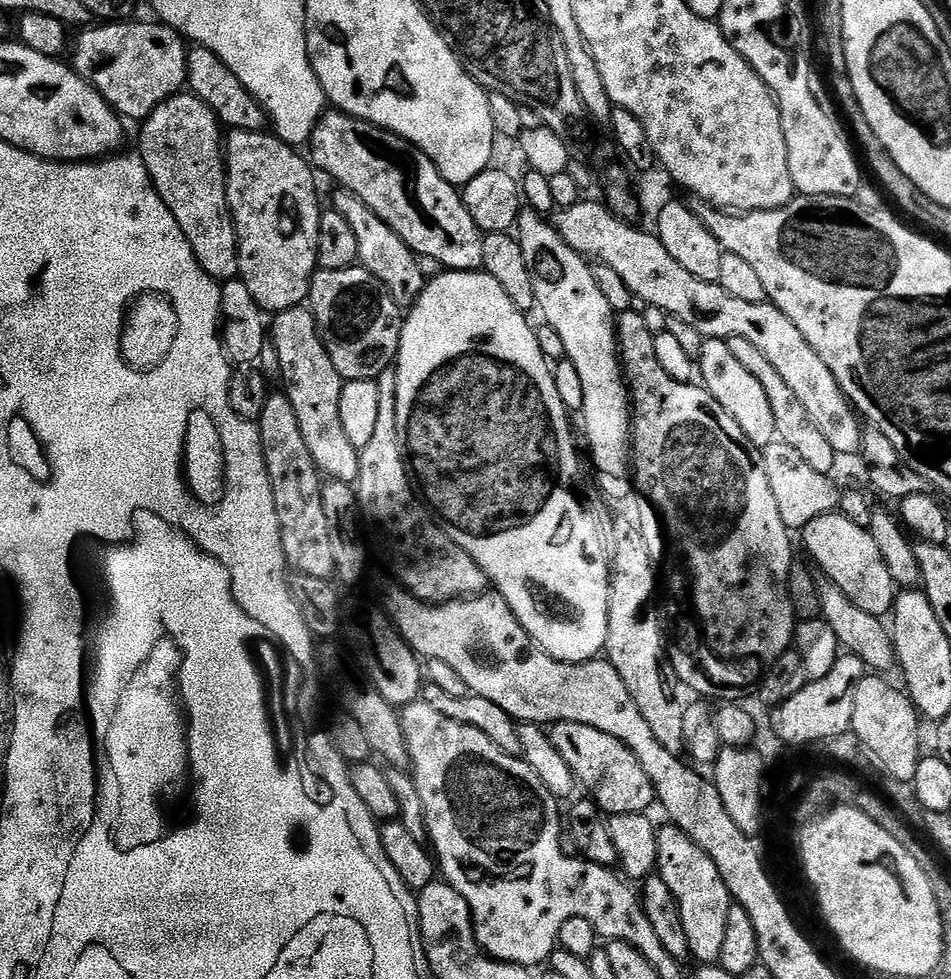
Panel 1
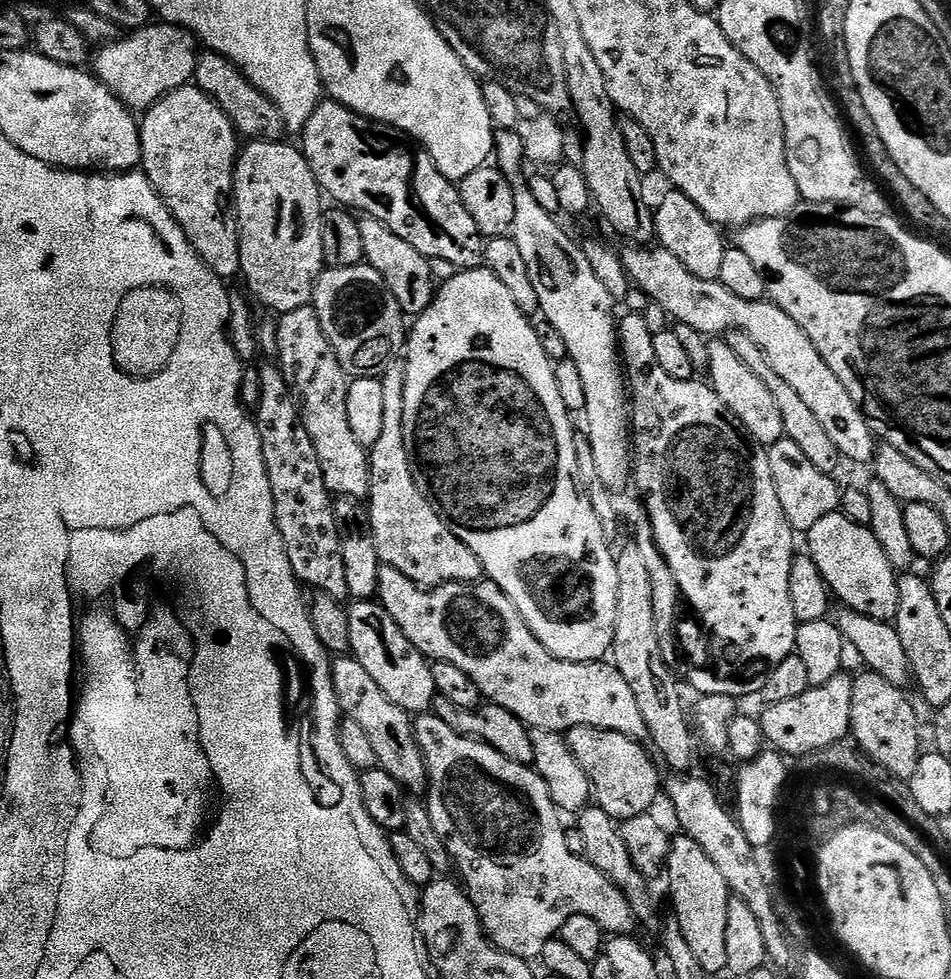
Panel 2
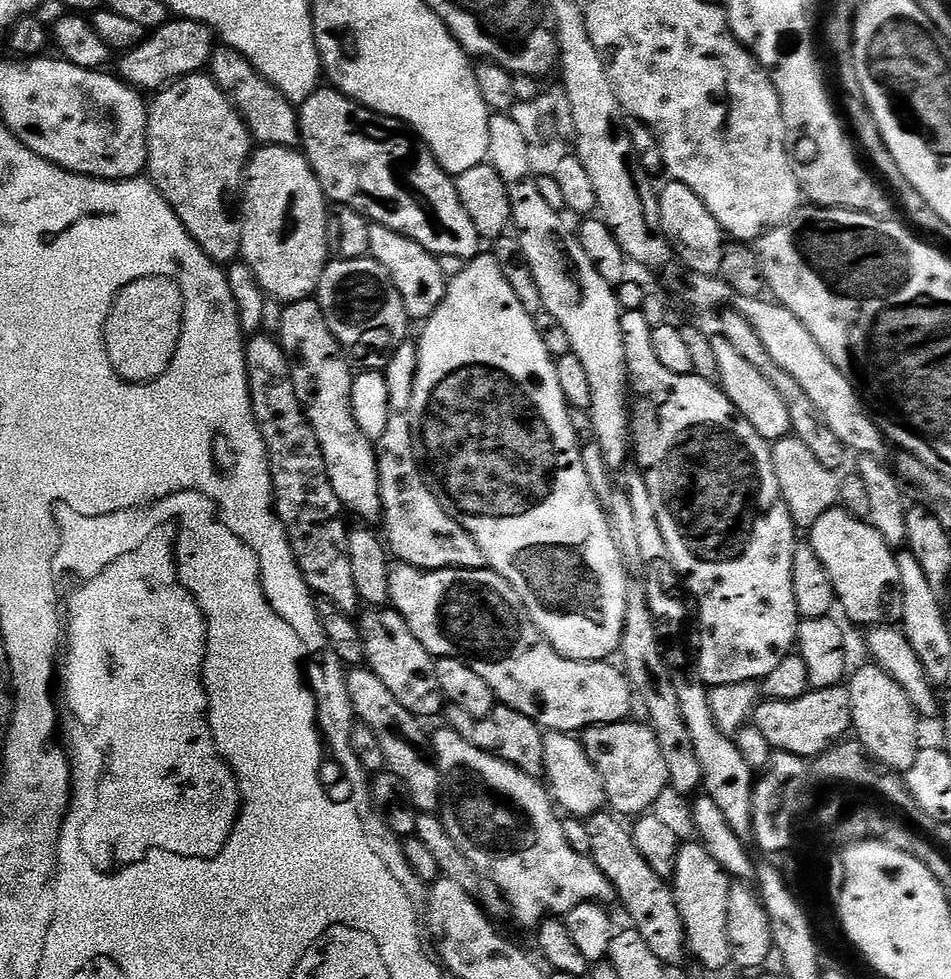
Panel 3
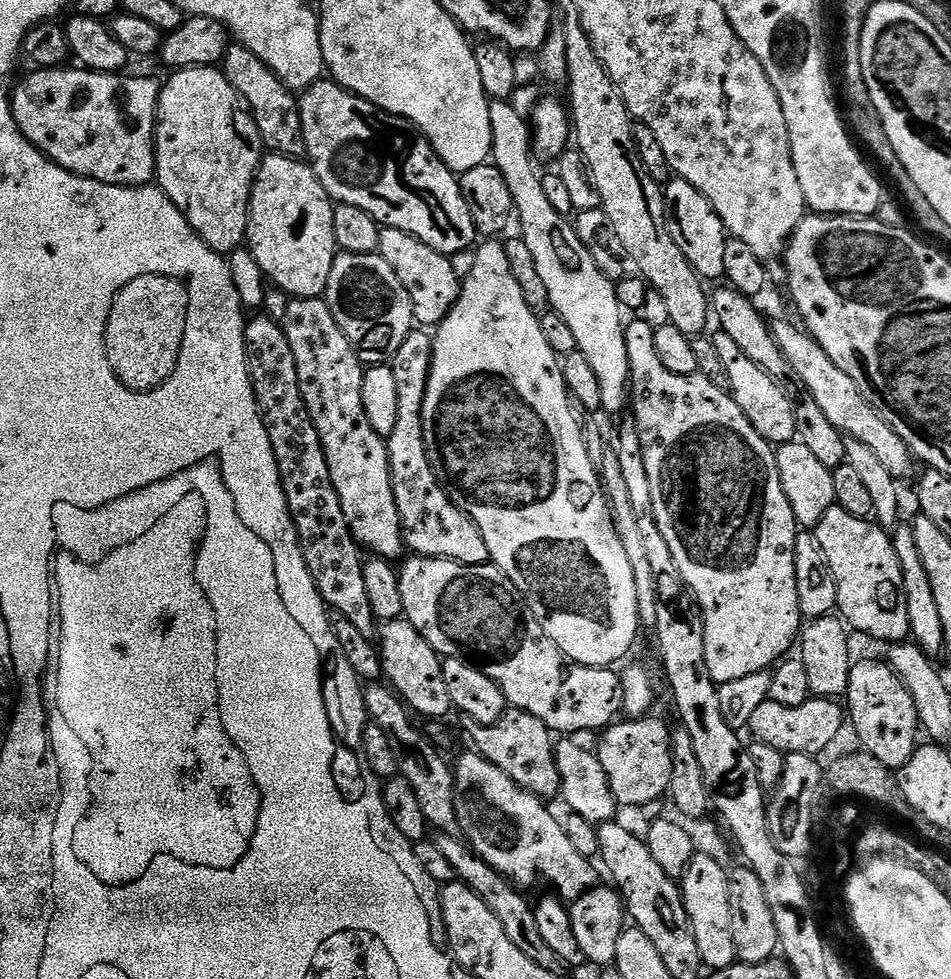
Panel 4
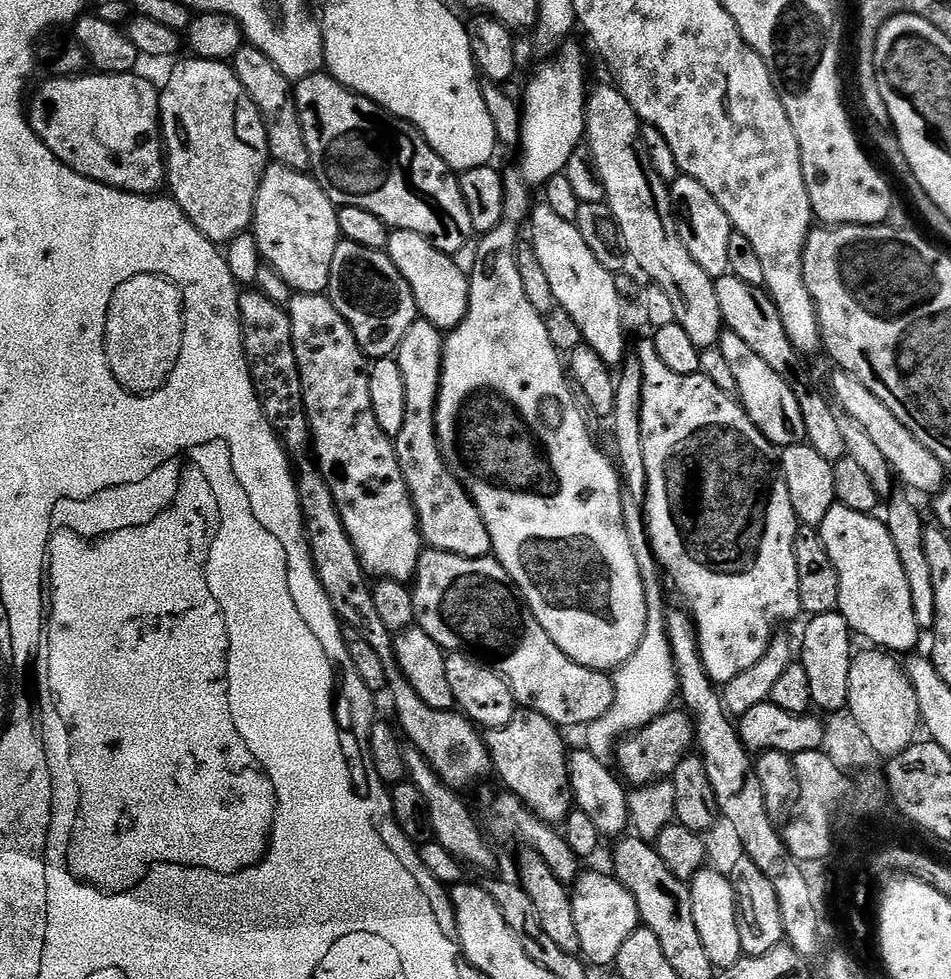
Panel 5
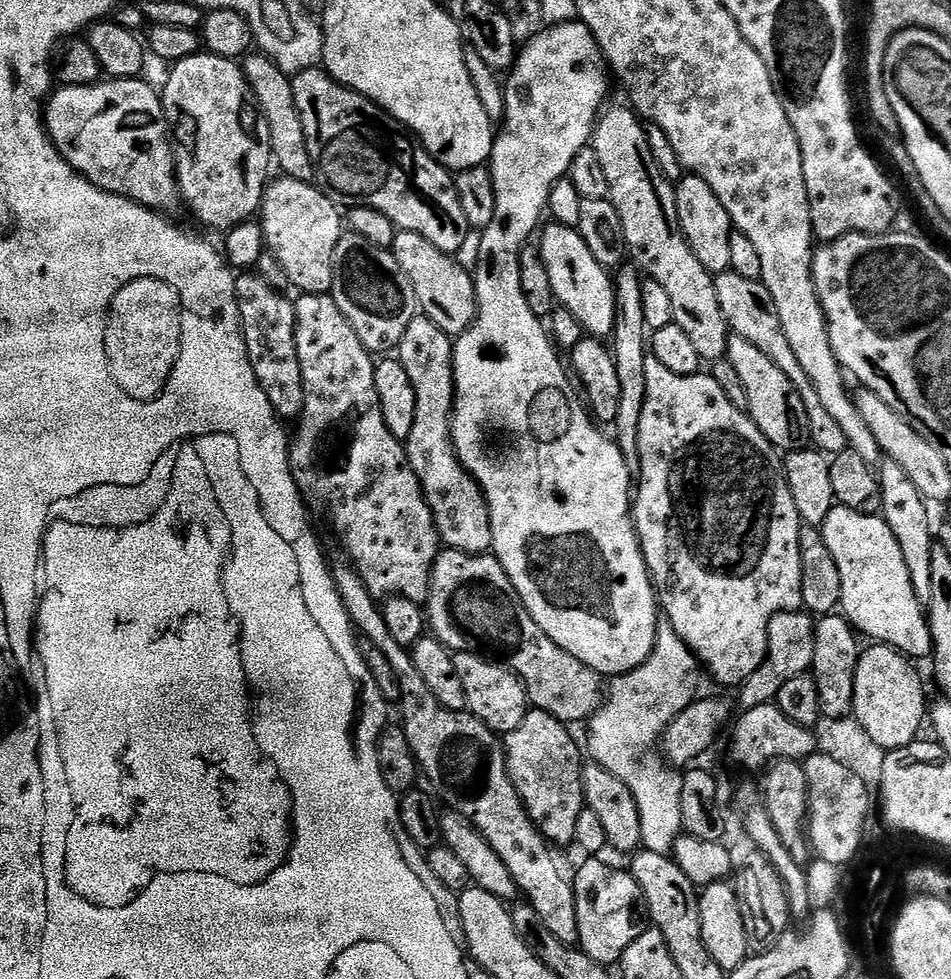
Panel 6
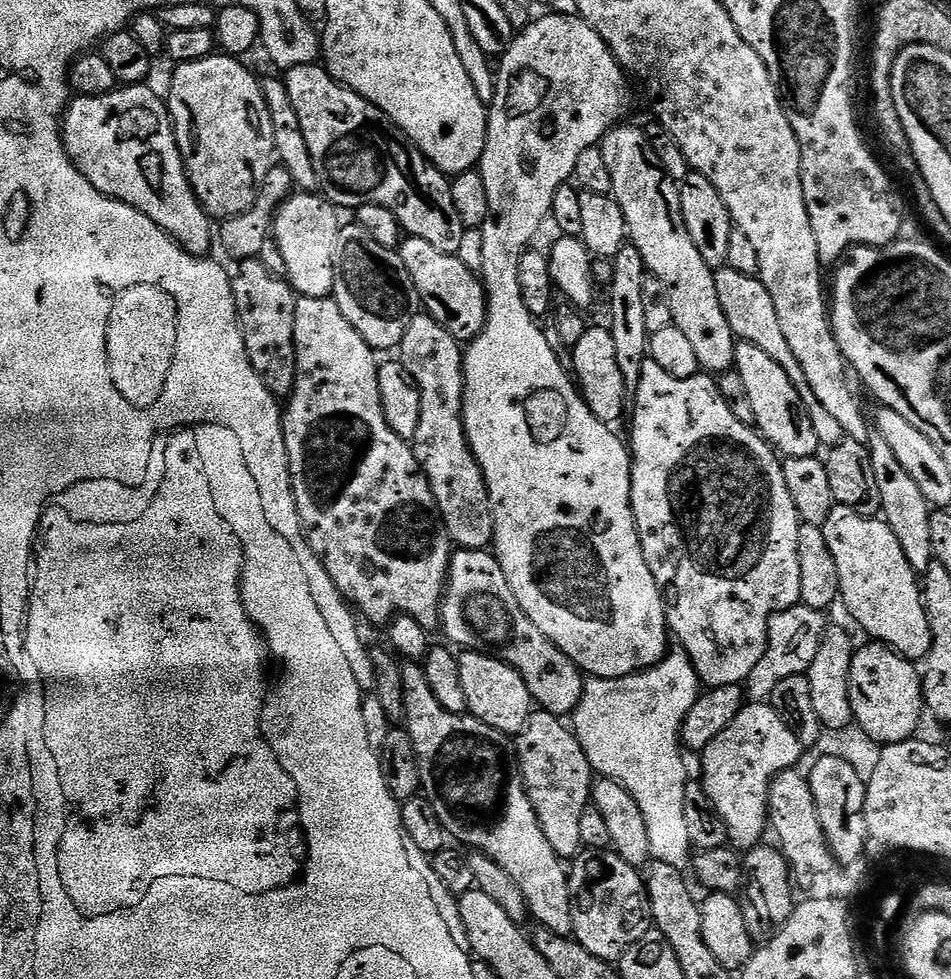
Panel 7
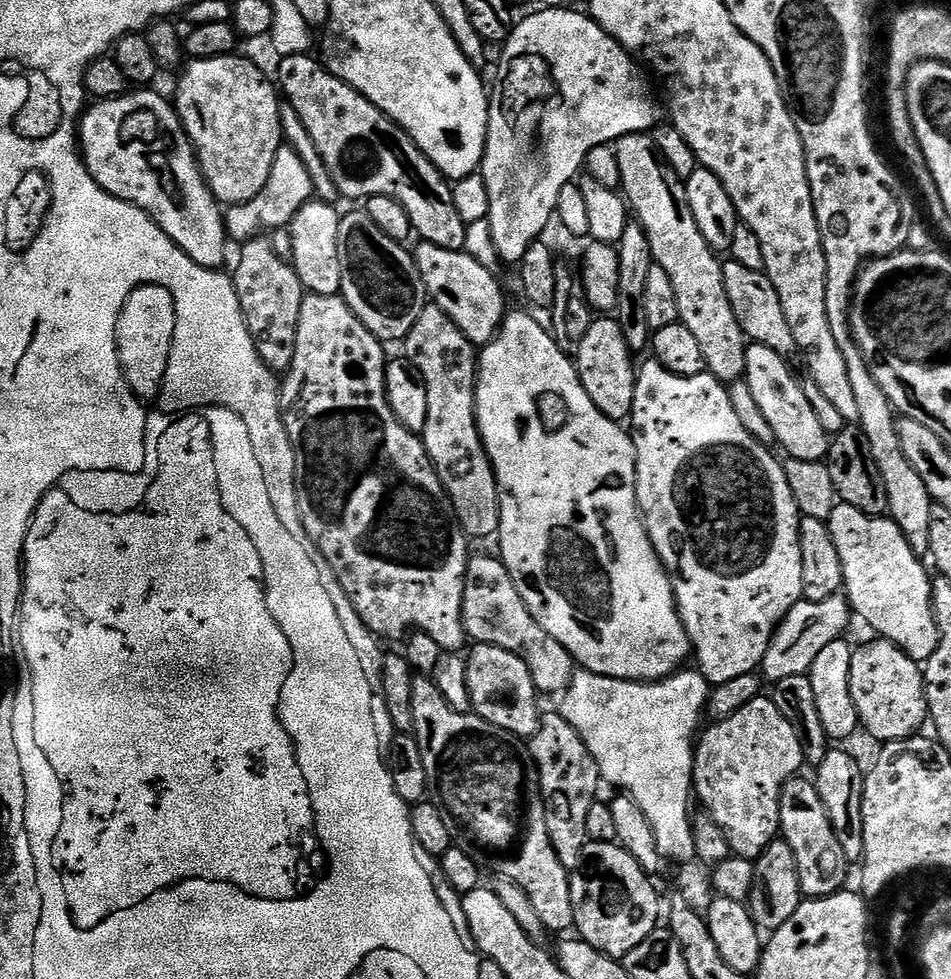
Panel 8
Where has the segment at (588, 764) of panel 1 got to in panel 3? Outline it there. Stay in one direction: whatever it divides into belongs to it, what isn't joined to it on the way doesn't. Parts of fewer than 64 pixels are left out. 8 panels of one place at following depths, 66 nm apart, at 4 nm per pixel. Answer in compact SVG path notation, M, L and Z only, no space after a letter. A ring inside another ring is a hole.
M631 719L619 720L616 724L598 724L585 728L582 732L584 749L590 754L590 762L594 762L594 770L598 770L598 778L602 778L602 786L606 790L607 807L620 818L639 818L660 800L660 795L669 791L666 761L662 758L662 750L658 738L652 733L647 723L632 724Z

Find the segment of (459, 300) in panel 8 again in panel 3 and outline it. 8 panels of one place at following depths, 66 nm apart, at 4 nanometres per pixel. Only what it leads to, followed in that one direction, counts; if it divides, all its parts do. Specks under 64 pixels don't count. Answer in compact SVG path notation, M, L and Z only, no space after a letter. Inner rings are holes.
M372 224L370 230L370 256L376 260L390 274L398 294L402 294L402 302L408 311L408 319L412 322L423 322L438 310L438 306L444 301L450 283L444 268L439 259L427 252L418 242L398 234L381 224ZM445 272L445 277L444 277Z

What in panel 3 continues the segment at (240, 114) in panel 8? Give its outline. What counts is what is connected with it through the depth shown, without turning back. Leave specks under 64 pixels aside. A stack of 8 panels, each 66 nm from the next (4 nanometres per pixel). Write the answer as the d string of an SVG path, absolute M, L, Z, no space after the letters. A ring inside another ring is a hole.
M197 74L194 76L184 76L180 80L174 80L167 88L157 91L154 99L151 101L148 109L148 166L147 175L160 193L166 198L166 202L178 214L178 218L182 222L182 226L186 226L186 230L190 234L190 238L194 238L194 242L198 242L201 250L208 255L214 263L221 266L228 266L240 256L240 247L242 246L242 189L248 171L248 161L252 159L254 151L254 141L252 135L248 133L248 127L244 124L243 118L240 117L240 111L236 109L232 103L229 93L224 92L215 84L208 74Z

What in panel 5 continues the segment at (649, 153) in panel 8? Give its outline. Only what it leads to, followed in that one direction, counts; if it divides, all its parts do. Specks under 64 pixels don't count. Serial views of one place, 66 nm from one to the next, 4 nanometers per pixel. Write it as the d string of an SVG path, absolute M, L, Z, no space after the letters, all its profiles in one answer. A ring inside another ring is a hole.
M611 83L608 84L600 84L596 89L593 87L587 93L584 118L586 147L590 153L595 173L604 187L604 200L620 227L620 238L624 241L624 251L630 257L631 263L633 260L649 276L647 279L651 283L666 290L666 294L674 306L675 324L682 326L682 330L686 330L686 335L694 341L694 346L698 346L702 350L715 348L720 343L720 334L724 328L724 319L718 310L715 279L710 274L706 274L706 270L702 270L702 266L698 266L698 262L694 262L694 258L690 258L690 250L686 250L686 246L682 246L682 238L678 238L676 219L672 216L669 185L665 184L662 178L658 178L640 137L642 127L640 116L634 110L634 106L630 106L630 102L626 102L619 87L613 86Z

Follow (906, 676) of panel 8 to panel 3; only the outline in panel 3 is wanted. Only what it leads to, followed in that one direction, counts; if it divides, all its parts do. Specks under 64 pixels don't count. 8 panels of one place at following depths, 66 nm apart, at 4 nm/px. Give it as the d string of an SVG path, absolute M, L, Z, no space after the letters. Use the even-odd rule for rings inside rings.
M868 662L865 668L854 672L851 673L852 684L847 685L847 690L850 694L855 739L860 741L877 765L893 773L907 774L910 766L914 766L914 758L918 758L922 747L921 717L914 710L910 698L906 698L906 690L902 690L902 686L898 686L898 682L877 668L875 663Z

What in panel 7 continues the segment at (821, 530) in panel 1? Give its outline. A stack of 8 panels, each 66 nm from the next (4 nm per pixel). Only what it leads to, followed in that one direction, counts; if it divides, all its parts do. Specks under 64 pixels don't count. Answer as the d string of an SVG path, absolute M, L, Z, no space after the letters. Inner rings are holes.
M834 506L830 510L830 518L823 524L826 542L830 546L830 554L834 554L834 562L838 566L840 579L840 600L848 607L848 612L860 623L864 632L869 632L873 641L896 649L902 656L913 662L920 662L932 648L932 631L926 618L922 584L918 574L902 554L902 546L898 546L898 538L894 538L894 530L890 530L887 522L880 518L863 516L849 508Z

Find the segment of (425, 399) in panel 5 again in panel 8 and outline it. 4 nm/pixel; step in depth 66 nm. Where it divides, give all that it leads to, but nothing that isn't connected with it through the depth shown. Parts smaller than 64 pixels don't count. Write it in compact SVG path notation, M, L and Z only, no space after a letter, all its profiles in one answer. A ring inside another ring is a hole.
M428 303L418 314L418 322L410 326L410 334L402 341L403 355L420 372L426 386L426 426L422 439L426 454L432 459L438 478L448 492L452 511L456 513L460 527L469 537L495 537L500 530L500 495L496 485L496 475L492 469L492 460L486 454L484 443L476 421L476 369L478 367L478 348L450 322L450 318L437 304Z

